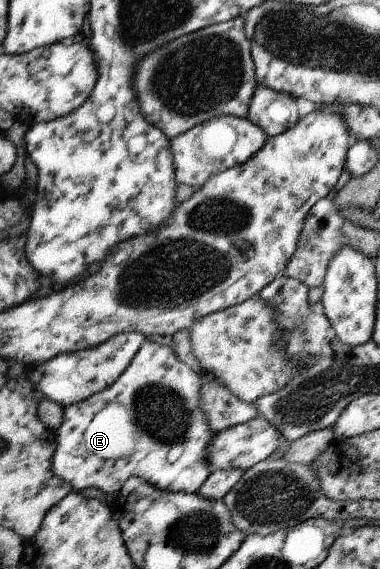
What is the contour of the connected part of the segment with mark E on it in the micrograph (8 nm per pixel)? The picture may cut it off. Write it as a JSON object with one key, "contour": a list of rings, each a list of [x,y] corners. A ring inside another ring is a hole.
{"contour":[[[145,340],[143,348],[140,349],[140,352],[136,354],[128,368],[111,386],[93,394],[87,401],[76,402],[64,407],[61,426],[55,431],[59,444],[56,448],[55,458],[53,458],[54,473],[58,477],[65,479],[65,482],[71,483],[74,492],[80,492],[85,488],[98,488],[102,490],[103,496],[109,496],[118,493],[129,478],[139,477],[151,484],[151,486],[164,491],[197,493],[201,486],[204,485],[204,482],[211,476],[206,450],[208,449],[208,442],[215,435],[209,428],[207,414],[200,406],[200,390],[203,388],[203,384],[201,375],[176,357],[175,348]]]}

